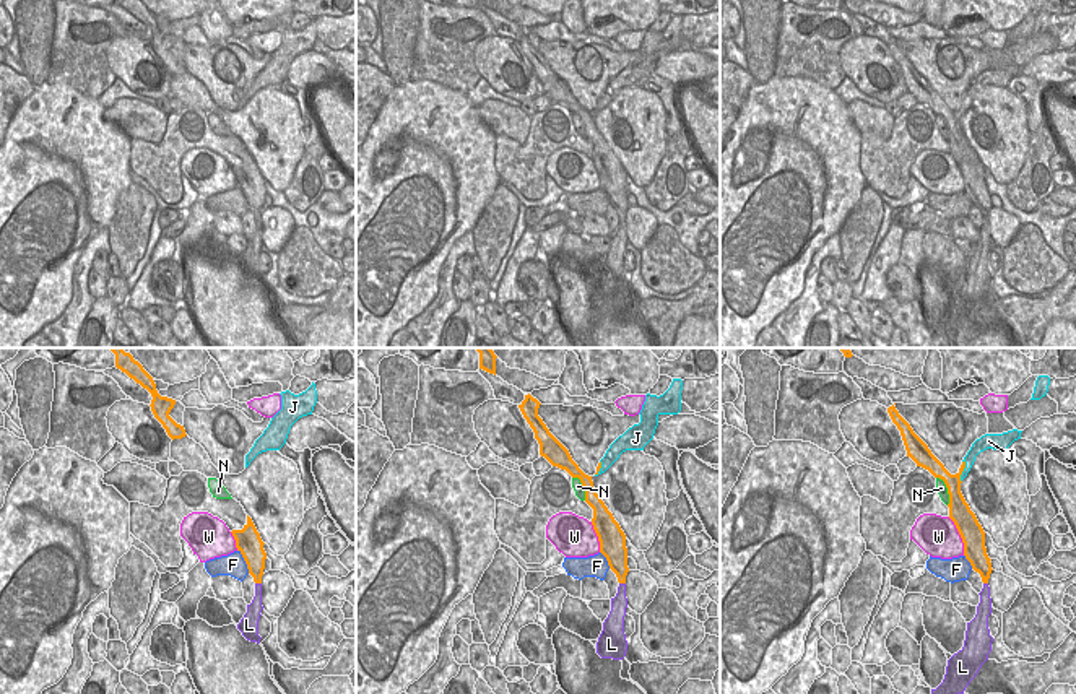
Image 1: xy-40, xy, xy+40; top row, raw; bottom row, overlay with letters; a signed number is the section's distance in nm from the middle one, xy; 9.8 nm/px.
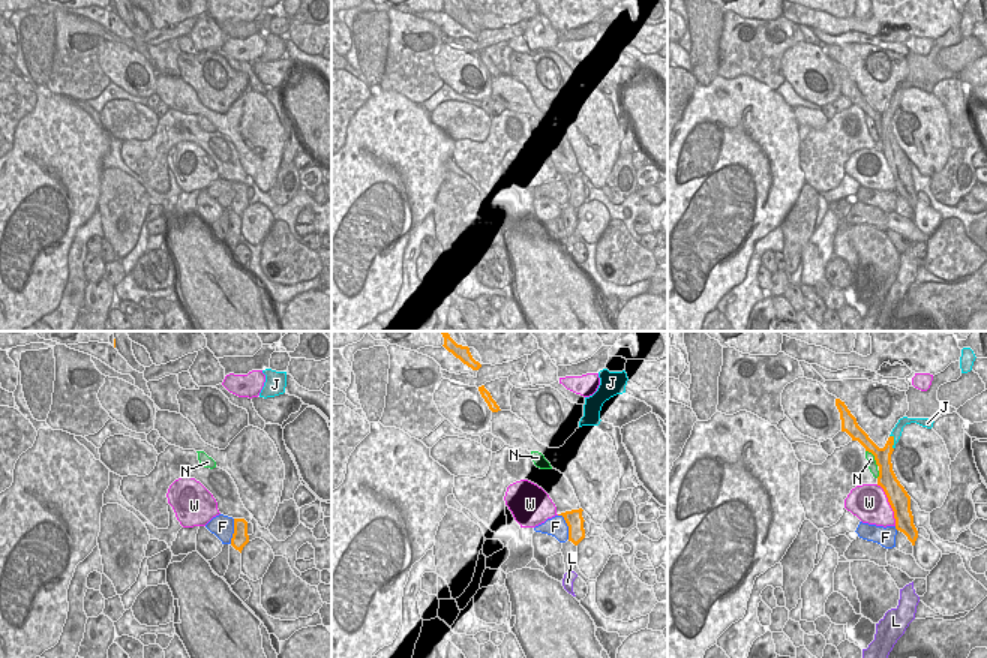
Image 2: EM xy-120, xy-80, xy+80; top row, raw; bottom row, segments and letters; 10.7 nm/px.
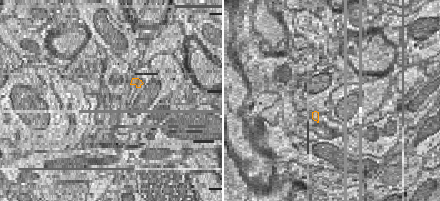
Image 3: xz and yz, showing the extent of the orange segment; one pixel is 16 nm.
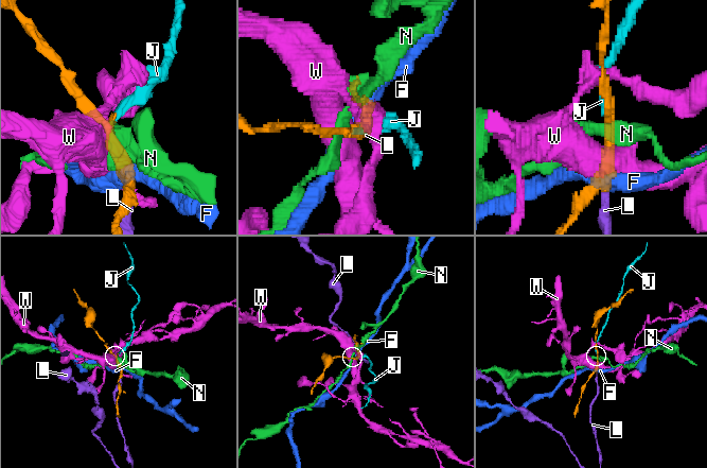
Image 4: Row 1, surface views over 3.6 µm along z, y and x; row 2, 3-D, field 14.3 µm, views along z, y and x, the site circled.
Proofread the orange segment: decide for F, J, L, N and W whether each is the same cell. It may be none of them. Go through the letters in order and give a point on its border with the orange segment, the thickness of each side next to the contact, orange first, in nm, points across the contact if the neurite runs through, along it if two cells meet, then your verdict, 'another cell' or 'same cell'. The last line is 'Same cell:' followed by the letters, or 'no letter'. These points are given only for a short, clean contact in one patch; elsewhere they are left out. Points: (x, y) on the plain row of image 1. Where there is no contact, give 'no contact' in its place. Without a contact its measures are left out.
F: xy-40 (244, 195) | 260/240 nm | along xy-40 (238, 186), (249, 208) | another cell
J: xy+40 (963, 106) | 160/120 nm | along xy+40 (964, 96), (961, 117) | another cell
L: xy-40 (259, 218) | 200/130 nm | another cell
N: xy+40 (948, 125) | 220/100 nm | along xy+40 (937, 112), (946, 124), (948, 140) | another cell
W: xy+40 (961, 173) | 240/400 nm | another cell
Same cell: no letter

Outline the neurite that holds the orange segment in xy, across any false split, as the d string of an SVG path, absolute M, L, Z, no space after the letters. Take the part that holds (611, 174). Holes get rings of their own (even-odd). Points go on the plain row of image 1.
M530 29L525 31L525 36L518 41L540 80L540 91L553 102L566 106L572 114L580 115L585 127L585 138L593 145L592 161L600 177L600 189L606 193L610 205L618 213L618 218L626 219L626 211L629 208L626 171L601 133L597 130L592 112L585 111L579 104L569 86L549 68L543 55L538 52L540 41L541 39Z

